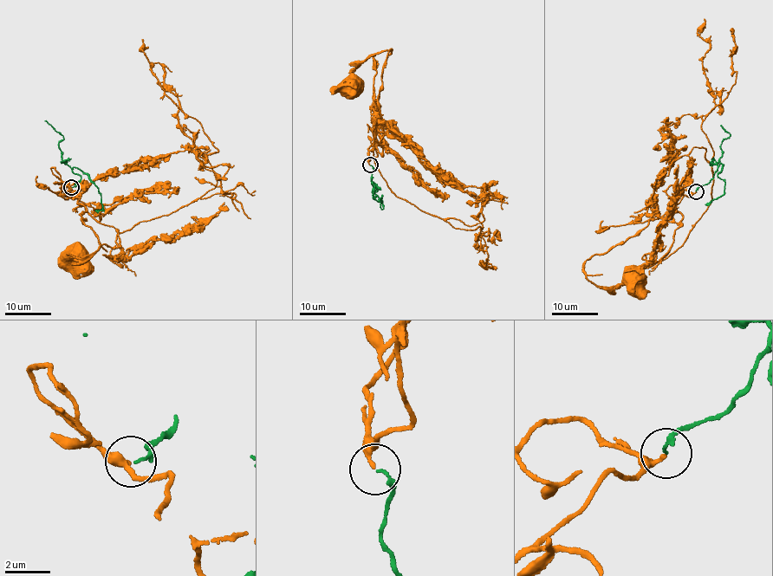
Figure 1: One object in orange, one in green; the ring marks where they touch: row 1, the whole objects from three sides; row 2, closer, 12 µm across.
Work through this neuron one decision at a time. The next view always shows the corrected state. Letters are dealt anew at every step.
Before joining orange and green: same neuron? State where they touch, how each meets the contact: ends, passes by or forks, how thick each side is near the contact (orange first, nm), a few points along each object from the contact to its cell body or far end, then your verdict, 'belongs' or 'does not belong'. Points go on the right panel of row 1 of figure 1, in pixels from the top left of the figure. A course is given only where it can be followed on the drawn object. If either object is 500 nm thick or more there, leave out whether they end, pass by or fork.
at (696, 191); orange ends there; green ends there; 180 nm thick on the orange side, 110 nm on the other; orange runs (696, 191), (685, 196), (665, 214), (633, 235), (586, 261), (584, 275), (600, 286), (613, 288), (635, 275); green runs (697, 191), (708, 183), (721, 163), (723, 165), (717, 175), (725, 182), (724, 192), (706, 205); belongs

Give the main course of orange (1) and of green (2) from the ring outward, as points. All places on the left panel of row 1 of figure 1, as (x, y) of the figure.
1: (71, 187), (86, 210), (81, 223), (99, 240), (93, 254), (77, 258), (74, 252)
2: (72, 187), (81, 178), (73, 171), (74, 167), (87, 174), (97, 186), (103, 210), (94, 210)

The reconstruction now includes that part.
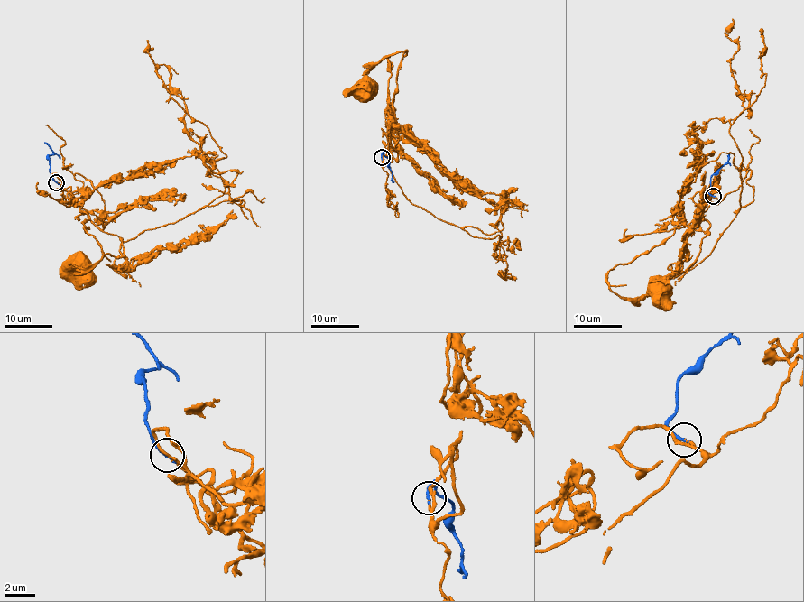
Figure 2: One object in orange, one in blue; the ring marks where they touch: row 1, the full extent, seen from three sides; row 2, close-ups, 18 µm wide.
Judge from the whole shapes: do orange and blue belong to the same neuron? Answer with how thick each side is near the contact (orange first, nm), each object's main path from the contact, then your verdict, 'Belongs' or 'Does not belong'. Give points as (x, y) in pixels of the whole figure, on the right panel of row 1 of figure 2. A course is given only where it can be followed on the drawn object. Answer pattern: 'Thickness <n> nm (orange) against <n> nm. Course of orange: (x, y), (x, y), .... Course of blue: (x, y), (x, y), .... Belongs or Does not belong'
Thickness 120 nm (orange) against 200 nm. Course of orange: (713, 196), (719, 202), (658, 244), (609, 271), (607, 286), (623, 297), (637, 299), (660, 285). Course of blue: (713, 196), (707, 192), (710, 176), (728, 162), (729, 153). Belongs

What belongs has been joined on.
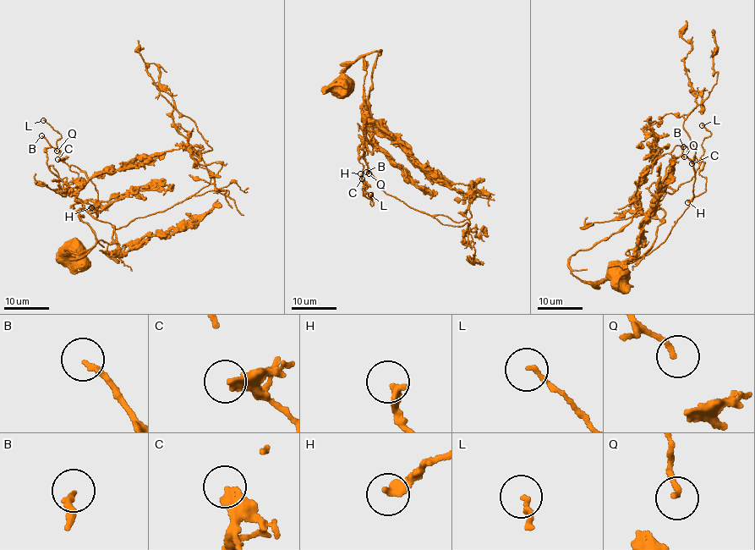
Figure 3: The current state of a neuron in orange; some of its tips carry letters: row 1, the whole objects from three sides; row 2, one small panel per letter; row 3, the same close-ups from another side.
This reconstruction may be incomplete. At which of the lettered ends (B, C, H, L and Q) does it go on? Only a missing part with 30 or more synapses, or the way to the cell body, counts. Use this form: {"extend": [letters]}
{"extend": ["B"]}

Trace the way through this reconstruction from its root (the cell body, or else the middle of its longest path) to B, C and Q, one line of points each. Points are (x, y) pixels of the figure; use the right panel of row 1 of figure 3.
B: (619, 270), (599, 281), (583, 280), (571, 271), (569, 261), (674, 191), (664, 183), (665, 167), (683, 146)
C: (619, 270), (599, 281), (583, 280), (571, 271), (569, 261), (691, 179), (699, 167), (692, 163)
Q: (619, 270), (599, 281), (583, 280), (571, 271), (569, 261), (671, 194), (663, 181), (665, 167), (684, 156)

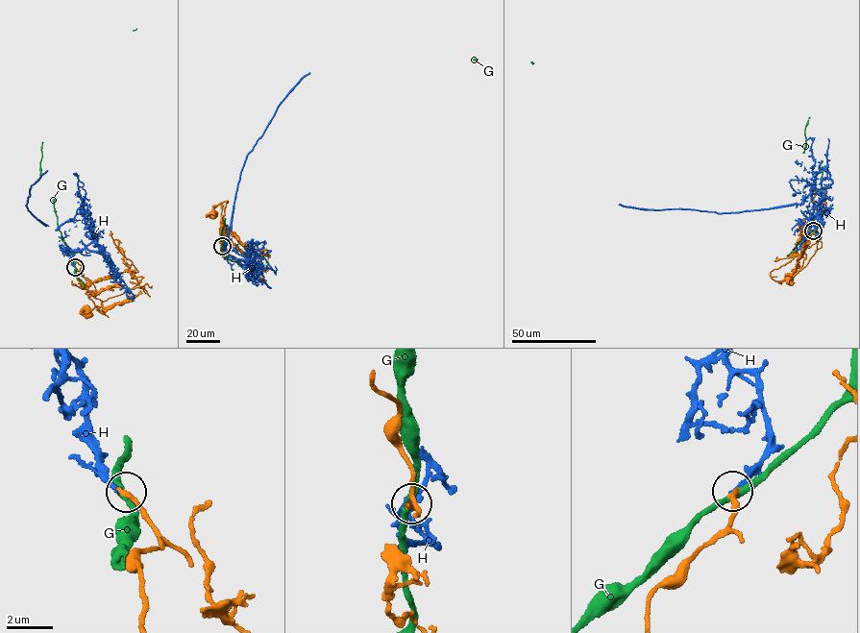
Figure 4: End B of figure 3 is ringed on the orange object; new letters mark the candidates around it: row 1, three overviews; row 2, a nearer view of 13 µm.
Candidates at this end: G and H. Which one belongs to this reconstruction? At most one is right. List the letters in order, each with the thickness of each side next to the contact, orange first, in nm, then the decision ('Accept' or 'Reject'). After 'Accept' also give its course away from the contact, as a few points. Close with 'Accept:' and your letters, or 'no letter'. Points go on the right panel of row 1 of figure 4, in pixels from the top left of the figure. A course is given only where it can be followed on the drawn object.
G: Thickness 240 nm (orange) against 280 nm. Reject
H: Thickness 200 nm (orange) against 200 nm. Reject
Accept: no letter

